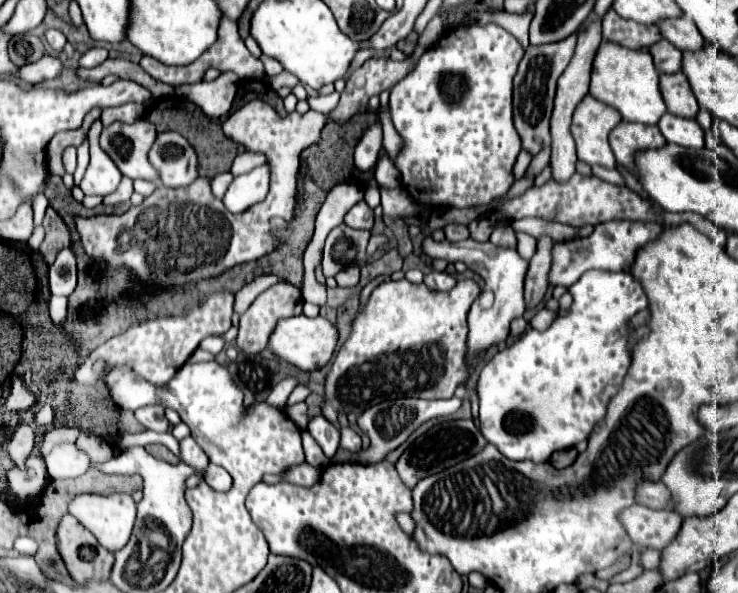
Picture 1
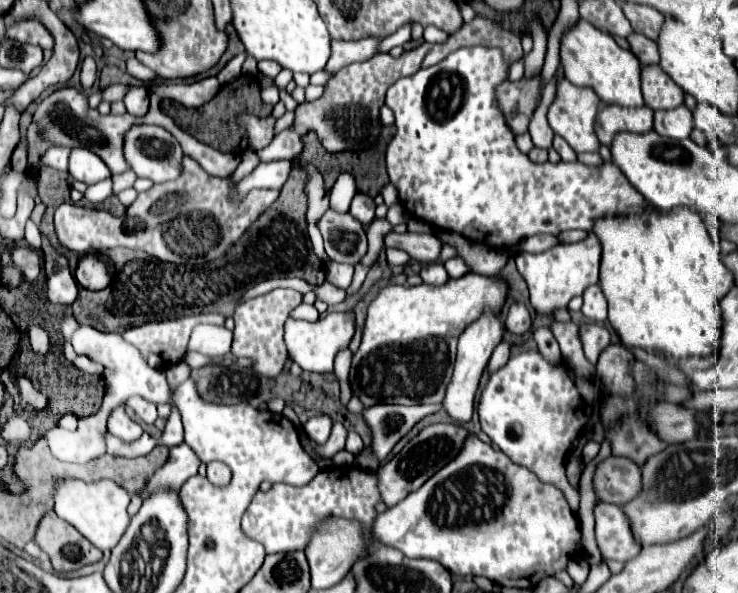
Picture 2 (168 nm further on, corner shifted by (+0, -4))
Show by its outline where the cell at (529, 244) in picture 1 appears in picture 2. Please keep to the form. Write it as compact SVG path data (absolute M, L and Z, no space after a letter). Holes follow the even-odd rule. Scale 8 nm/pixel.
M592 232L586 236L586 240L576 242L576 244L556 244L554 248L550 248L550 250L546 250L546 252L538 252L538 254L522 252L522 254L518 254L518 256L516 256L516 266L518 266L518 272L522 274L522 278L524 278L526 284L528 284L532 308L534 308L536 312L540 312L540 314L552 314L554 308L564 308L564 306L568 306L568 302L570 302L574 296L582 296L582 292L584 292L586 286L598 282L600 258L602 258L602 244L600 244L598 236L592 234Z

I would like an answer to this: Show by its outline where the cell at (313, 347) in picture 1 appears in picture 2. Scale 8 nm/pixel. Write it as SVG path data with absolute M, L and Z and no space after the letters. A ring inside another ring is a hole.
M332 312L316 322L306 320L286 320L286 346L290 358L304 370L304 372L332 372L334 356L340 348L346 348L354 336L354 314L352 312Z

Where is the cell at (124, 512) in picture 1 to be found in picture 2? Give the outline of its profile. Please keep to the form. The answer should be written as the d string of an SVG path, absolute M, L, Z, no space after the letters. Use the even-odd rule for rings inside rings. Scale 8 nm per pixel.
M70 478L70 480L64 480L56 490L54 512L62 520L76 526L80 534L88 538L96 548L112 550L130 524L130 516L126 512L128 504L130 504L130 494L118 484L114 484L112 480L100 480L100 482L86 484L82 480Z

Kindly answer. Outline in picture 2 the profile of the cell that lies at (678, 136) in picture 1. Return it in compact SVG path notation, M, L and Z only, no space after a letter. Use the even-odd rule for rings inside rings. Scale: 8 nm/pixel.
M686 106L674 108L674 110L658 110L654 112L654 130L660 136L684 140L690 138L690 132L694 130L692 124L692 112Z

